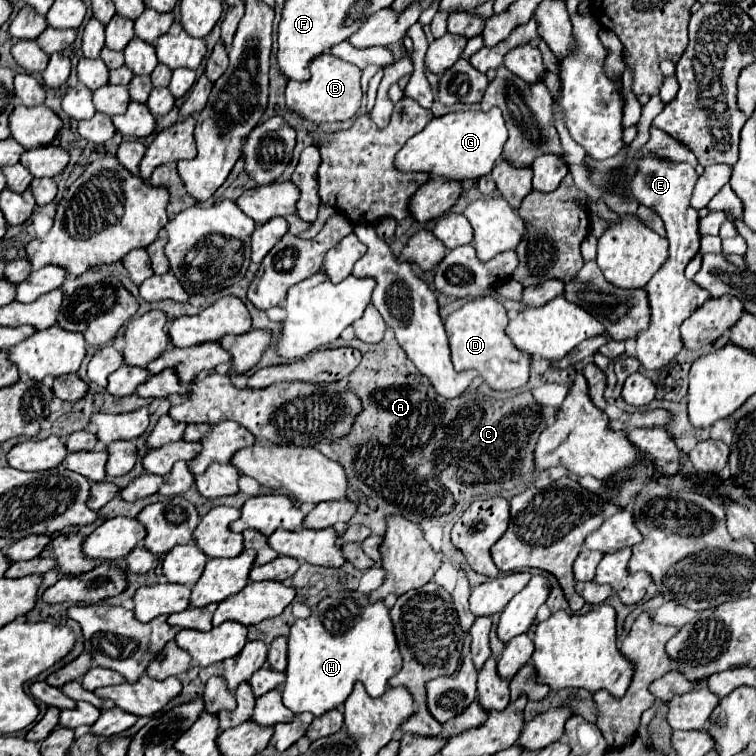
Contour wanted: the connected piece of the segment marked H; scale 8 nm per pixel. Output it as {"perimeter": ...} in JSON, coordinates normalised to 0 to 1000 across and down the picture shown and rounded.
{"perimeter":[[[467,784],[467,798],[472,800],[475,811],[470,819],[446,819],[440,811],[440,803],[446,800],[443,792],[433,790],[427,792],[406,819],[393,819],[385,829],[385,840],[380,845],[380,885],[377,885],[377,906],[374,906],[374,933],[385,938],[390,946],[398,946],[403,940],[414,943],[417,948],[430,946],[438,938],[446,938],[456,930],[462,922],[467,906],[478,901],[483,906],[483,914],[491,922],[504,922],[512,911],[512,901],[517,893],[522,893],[530,885],[530,864],[525,858],[520,824],[515,816],[515,806],[507,795],[488,800],[485,790],[478,784]]]}

